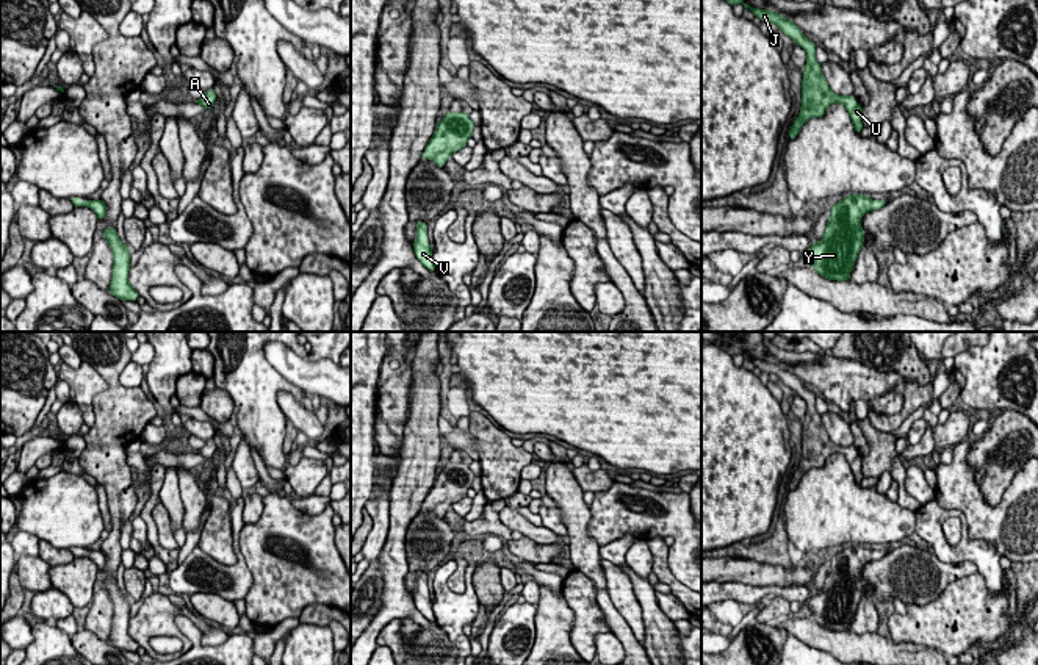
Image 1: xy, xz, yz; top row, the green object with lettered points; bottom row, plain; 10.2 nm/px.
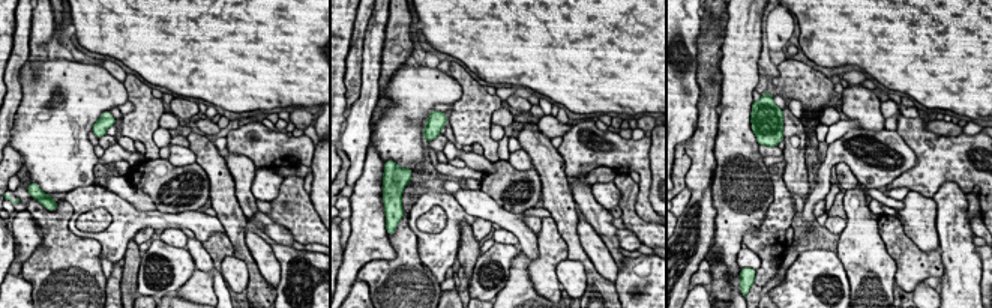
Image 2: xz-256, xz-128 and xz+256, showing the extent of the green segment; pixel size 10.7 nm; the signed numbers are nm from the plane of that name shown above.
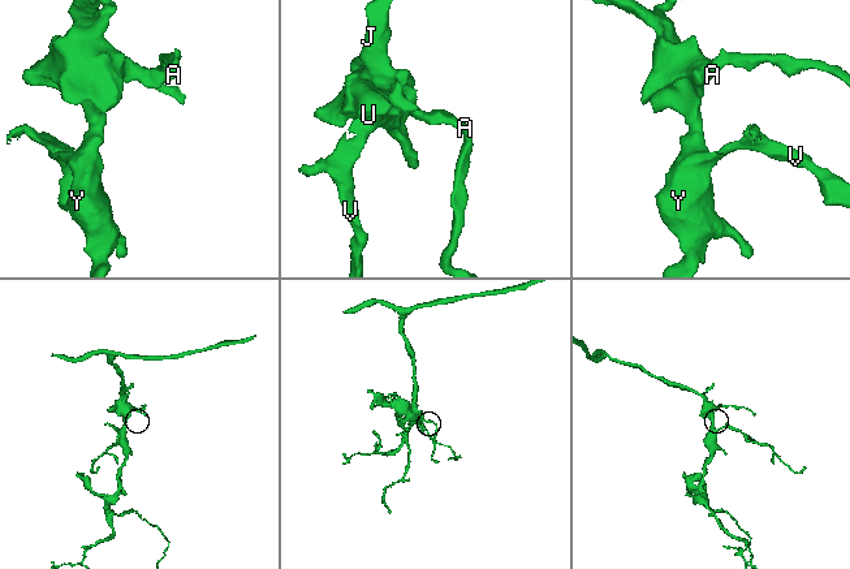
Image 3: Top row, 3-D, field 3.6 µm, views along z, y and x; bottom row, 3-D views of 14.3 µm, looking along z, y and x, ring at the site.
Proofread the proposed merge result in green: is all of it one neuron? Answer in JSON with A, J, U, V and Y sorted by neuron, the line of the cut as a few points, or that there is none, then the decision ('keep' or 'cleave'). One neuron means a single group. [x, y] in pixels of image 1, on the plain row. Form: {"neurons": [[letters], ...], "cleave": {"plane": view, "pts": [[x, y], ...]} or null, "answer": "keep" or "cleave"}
{"neurons": [["A", "J", "U", "V", "Y"]], "cleave": null, "answer": "keep"}

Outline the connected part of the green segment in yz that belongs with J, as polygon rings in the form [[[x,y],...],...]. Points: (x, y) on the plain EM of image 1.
[[[715,343],[715,346],[726,350],[731,357],[742,354],[762,372],[775,374],[786,386],[806,402],[806,415],[803,418],[802,430],[802,458],[798,468],[792,473],[789,490],[795,490],[803,474],[811,468],[824,468],[827,458],[833,454],[842,454],[845,457],[855,482],[861,485],[861,480],[864,479],[861,473],[863,457],[855,452],[855,446],[838,446],[830,440],[822,424],[822,418],[816,410],[817,396],[809,391],[794,372],[770,360],[759,360],[747,355],[739,344]]]

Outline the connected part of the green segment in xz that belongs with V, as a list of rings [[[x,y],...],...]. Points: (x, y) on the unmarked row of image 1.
[[[416,571],[416,588],[413,593],[413,602],[424,618],[427,618],[431,623],[435,621],[432,598],[427,588],[427,574],[423,571]]]

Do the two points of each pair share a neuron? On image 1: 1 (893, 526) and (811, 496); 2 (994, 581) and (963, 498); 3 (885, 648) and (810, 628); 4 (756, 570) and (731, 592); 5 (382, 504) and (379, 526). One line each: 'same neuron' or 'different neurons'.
1: same neuron
2: different neurons
3: same neuron
4: different neurons
5: same neuron

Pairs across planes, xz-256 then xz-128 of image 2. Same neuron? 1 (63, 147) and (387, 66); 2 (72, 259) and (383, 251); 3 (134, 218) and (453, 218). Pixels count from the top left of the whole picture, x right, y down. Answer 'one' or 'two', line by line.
1: two
2: two
3: one

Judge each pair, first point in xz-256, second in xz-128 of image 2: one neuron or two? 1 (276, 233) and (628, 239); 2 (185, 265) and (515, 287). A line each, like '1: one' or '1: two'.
1: one
2: two

